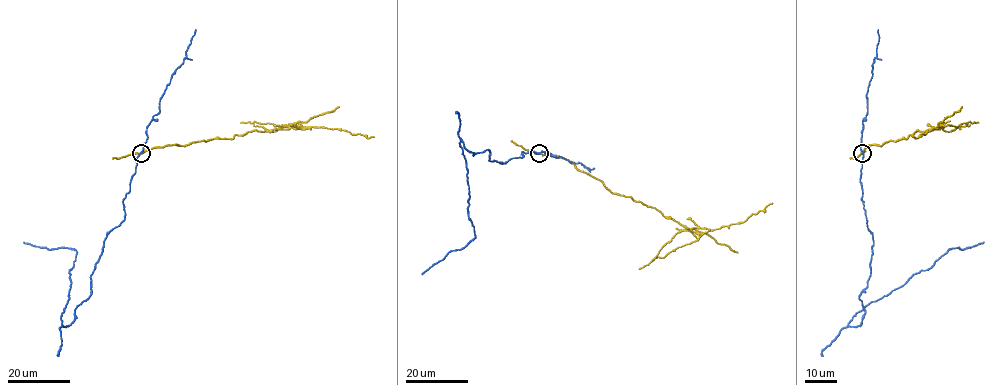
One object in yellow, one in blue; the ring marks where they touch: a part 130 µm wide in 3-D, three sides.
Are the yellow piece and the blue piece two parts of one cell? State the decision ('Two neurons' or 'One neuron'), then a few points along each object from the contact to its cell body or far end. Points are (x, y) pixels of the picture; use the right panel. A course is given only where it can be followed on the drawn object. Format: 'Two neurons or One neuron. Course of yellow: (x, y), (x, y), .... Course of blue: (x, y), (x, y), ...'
Two neurons. Course of yellow: (862, 153), (868, 145), (905, 139), (916, 130), (924, 132), (939, 127), (912, 137). Course of blue: (862, 153), (860, 181), (873, 245), (859, 296), (863, 318), (850, 326), (857, 312), (947, 251), (984, 242)

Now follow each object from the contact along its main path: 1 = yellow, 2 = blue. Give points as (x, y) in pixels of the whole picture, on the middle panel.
1: (539, 153), (566, 158), (611, 192), (654, 207), (690, 229), (715, 230), (742, 223), (772, 203)
2: (539, 153), (529, 150), (502, 164), (489, 160), (488, 150), (473, 155), (460, 139), (475, 237), (422, 274)

